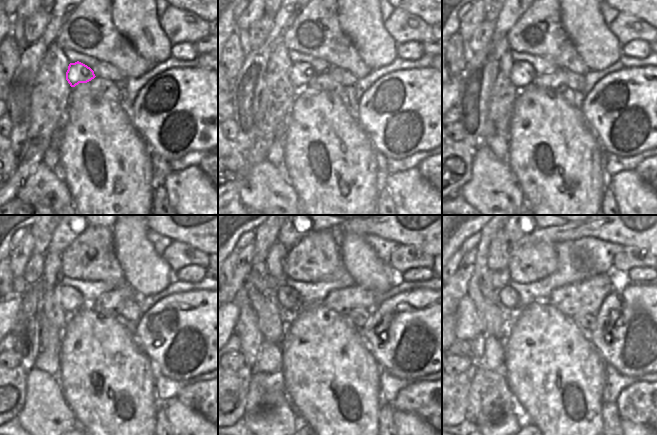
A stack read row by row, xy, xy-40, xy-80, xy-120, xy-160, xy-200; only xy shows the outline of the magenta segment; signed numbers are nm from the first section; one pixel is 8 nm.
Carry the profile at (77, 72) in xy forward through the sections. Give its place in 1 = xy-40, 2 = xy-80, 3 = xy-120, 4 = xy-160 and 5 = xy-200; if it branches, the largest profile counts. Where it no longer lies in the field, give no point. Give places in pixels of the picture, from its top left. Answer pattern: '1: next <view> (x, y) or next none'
1: next xy-40 (300, 74)
2: next xy-80 (522, 75)
3: next xy-120 (71, 300)
4: next xy-160 (288, 298)
5: next xy-200 (508, 297)

